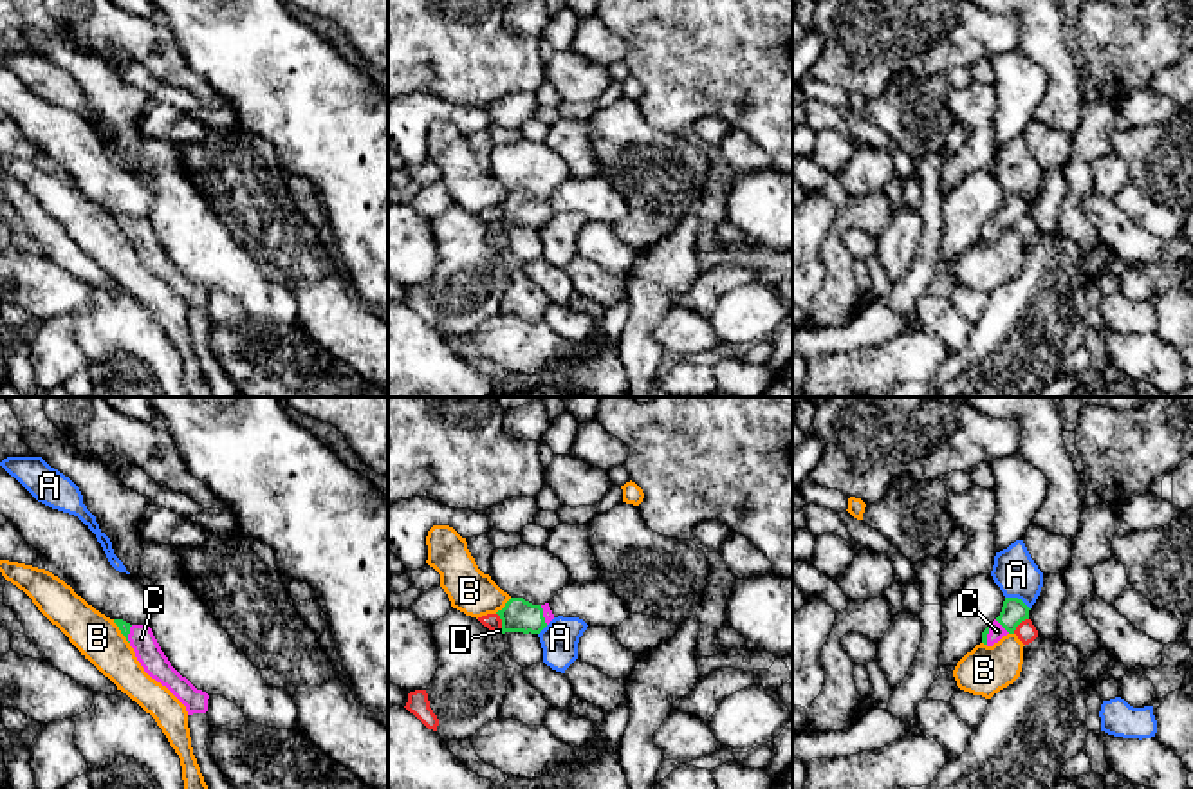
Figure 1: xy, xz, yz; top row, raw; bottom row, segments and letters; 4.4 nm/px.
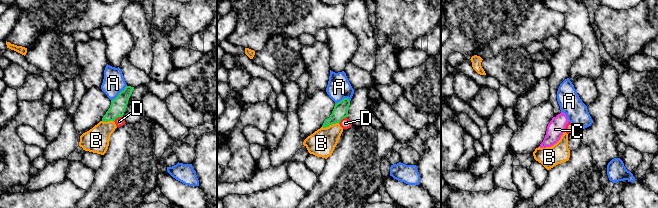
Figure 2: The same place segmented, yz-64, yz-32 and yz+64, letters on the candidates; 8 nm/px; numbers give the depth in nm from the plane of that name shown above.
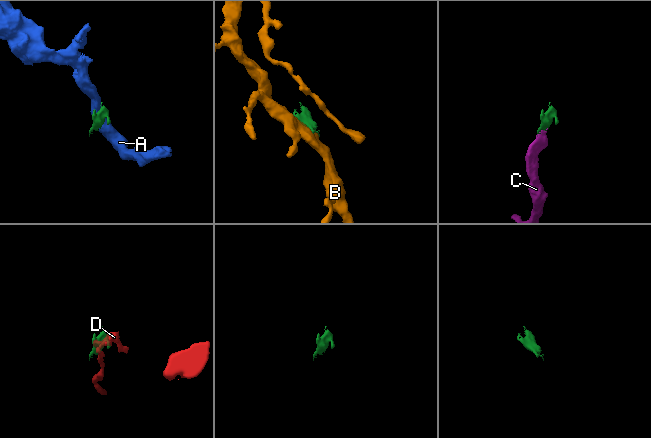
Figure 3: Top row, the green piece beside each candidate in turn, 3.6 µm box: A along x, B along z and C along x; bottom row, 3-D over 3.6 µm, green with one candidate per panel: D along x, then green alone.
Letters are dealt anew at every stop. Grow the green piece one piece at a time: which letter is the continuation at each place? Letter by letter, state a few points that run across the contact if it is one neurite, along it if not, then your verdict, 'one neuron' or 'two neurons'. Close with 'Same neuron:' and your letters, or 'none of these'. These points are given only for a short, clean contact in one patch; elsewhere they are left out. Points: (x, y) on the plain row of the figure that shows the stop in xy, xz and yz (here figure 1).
A: line yz (1006, 192), (1017, 192), (1029, 204); two neurons
B: line xz (511, 194), (495, 208); two neurons
C: line yz (1015, 206), (1002, 221), (997, 226); one neuron
D: line xz (497, 208), (502, 228); two neurons
Same neuron: C

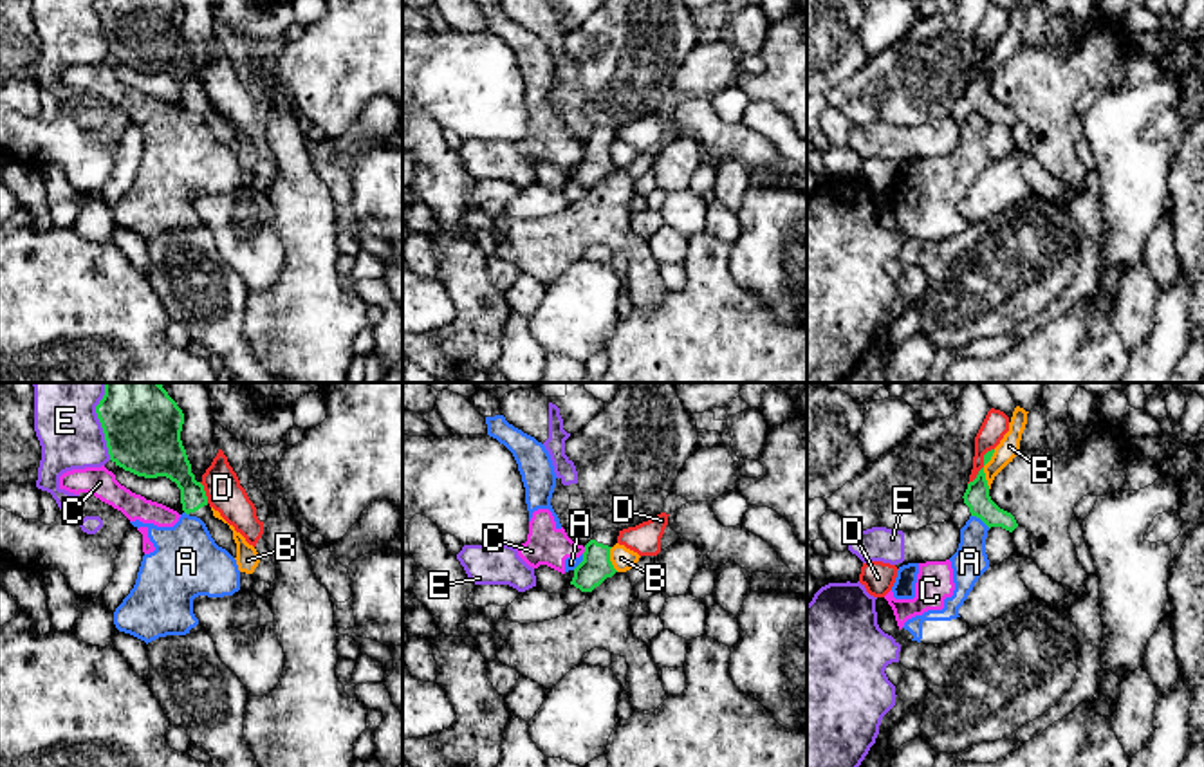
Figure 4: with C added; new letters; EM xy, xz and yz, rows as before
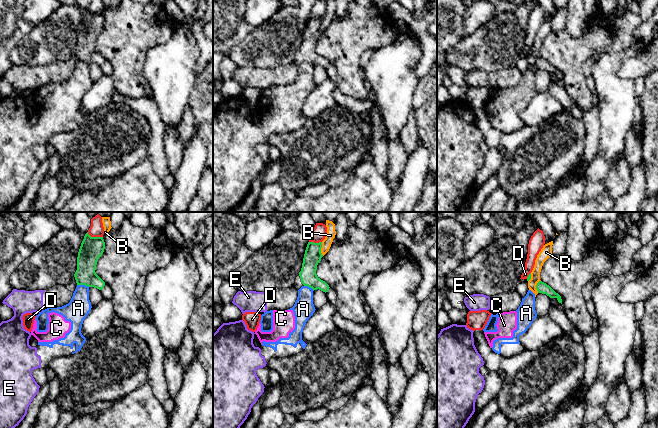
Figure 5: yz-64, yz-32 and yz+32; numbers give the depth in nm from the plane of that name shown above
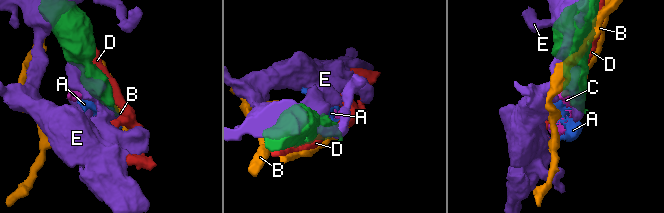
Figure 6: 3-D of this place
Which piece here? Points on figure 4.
A: line yz (972, 110), (990, 123); two neurons
B: line yz (995, 46), (984, 62), (988, 83); two neurons
C: line xz (585, 143), (582, 148); two neurons
D: two neurons
E: two neurons
Same neuron: none of these

